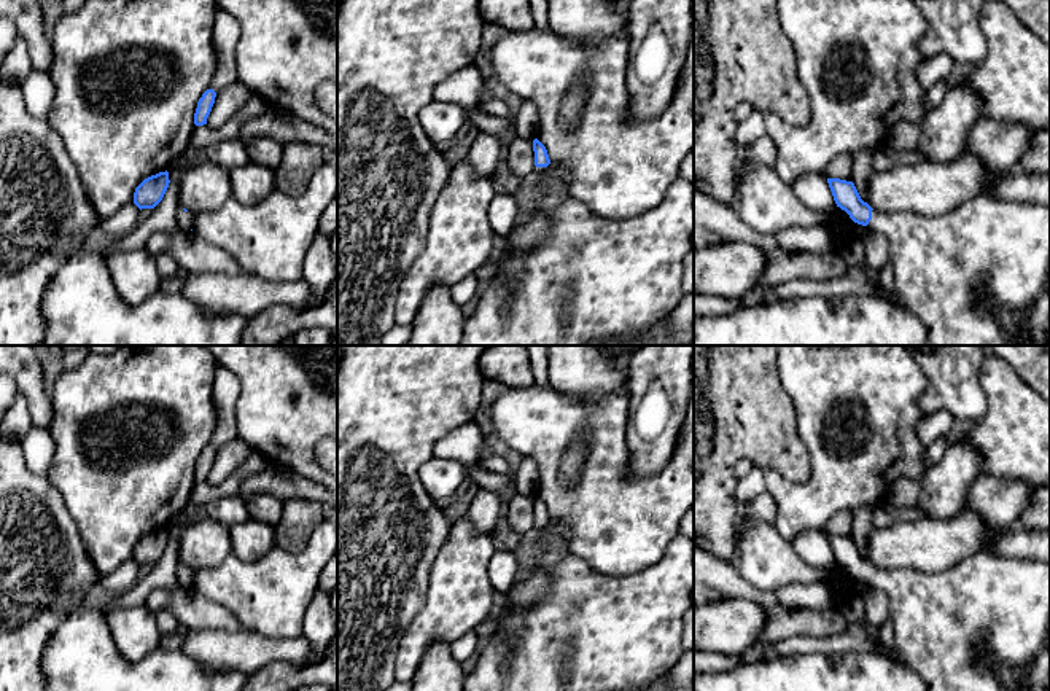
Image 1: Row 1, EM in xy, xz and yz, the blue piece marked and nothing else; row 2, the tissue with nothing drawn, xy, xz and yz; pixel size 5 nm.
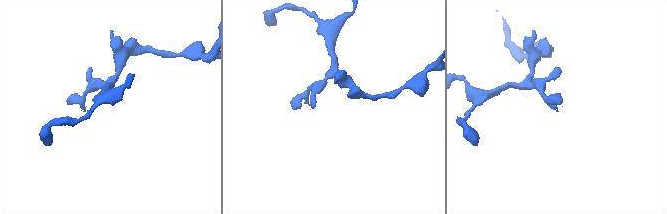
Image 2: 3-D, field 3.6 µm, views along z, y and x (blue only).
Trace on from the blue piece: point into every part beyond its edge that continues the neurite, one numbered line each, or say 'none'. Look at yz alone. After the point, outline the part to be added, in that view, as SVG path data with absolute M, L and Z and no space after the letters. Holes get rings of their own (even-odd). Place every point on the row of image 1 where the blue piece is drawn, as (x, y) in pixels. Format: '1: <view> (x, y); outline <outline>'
1: yz (980, 274); outline M983 196L961 202L951 212L935 217L872 210L867 228L883 234L889 242L894 290L900 307L916 315L926 330L924 346L1050 346L1050 207Z

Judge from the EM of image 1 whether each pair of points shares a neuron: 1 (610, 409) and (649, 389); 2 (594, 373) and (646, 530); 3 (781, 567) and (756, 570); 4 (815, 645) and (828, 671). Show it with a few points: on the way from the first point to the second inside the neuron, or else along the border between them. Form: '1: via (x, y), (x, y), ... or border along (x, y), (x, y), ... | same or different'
1: border along (627, 390), (629, 419), (624, 437) | different
2: border along (626, 389), (579, 398), (562, 392) | different
3: via (775, 567), (767, 567), (762, 572) | same
4: border along (858, 653), (797, 653), (783, 658) | different

